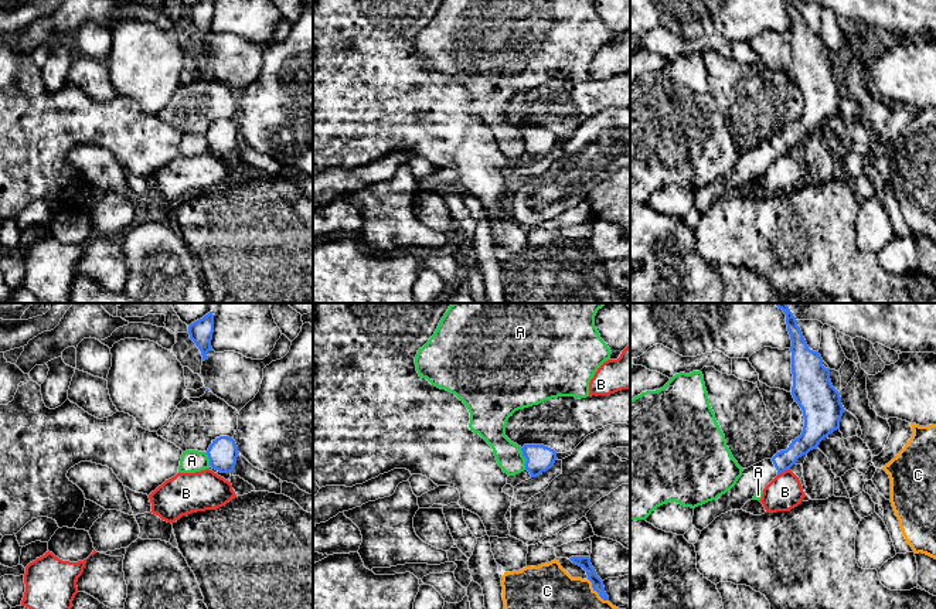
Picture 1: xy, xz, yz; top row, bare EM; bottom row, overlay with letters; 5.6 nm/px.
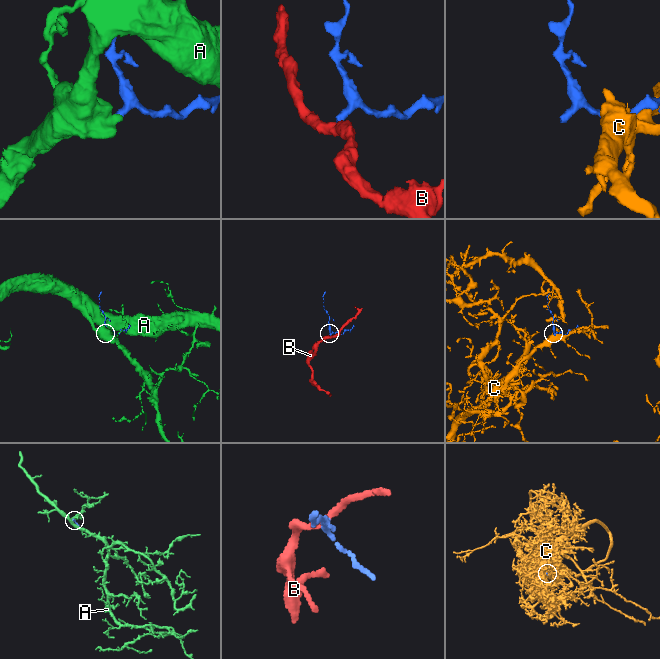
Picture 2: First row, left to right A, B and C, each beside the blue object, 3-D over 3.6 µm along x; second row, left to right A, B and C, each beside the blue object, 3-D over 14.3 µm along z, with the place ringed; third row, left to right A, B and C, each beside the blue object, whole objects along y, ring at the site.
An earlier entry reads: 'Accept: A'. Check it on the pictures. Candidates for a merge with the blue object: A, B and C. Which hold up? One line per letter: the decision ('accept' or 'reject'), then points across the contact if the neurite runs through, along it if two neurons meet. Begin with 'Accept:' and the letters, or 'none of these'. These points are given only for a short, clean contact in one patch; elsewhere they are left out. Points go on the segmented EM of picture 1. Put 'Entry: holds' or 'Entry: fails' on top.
Entry: fails
Accept: none of these
A: reject; border xz (520, 448), (526, 459), (526, 469)
B: reject; border yz (789, 468), (778, 475)
C: reject

